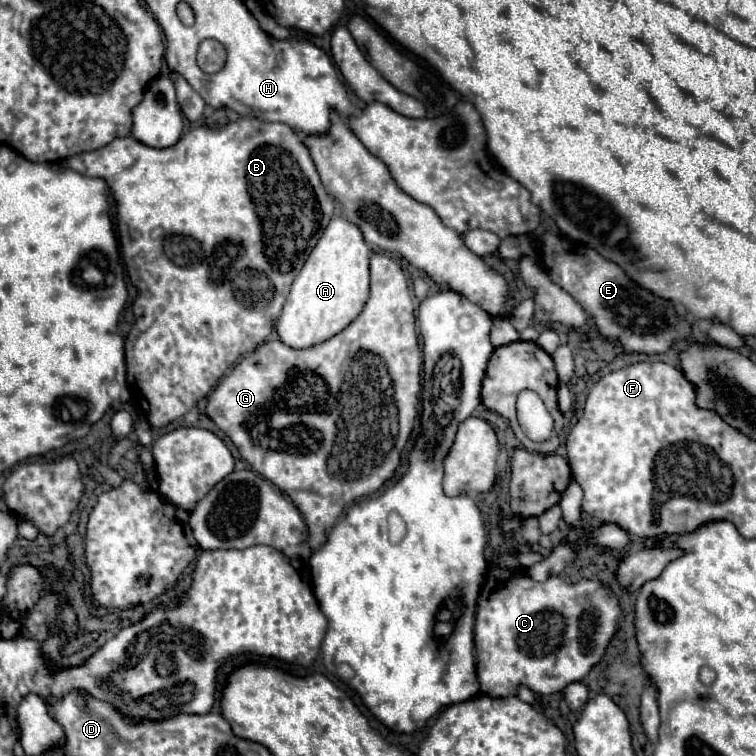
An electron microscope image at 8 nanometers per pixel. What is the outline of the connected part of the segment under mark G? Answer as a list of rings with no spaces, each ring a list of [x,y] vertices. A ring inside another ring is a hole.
[[[374,254],[370,260],[370,298],[364,310],[348,328],[304,350],[290,348],[280,340],[264,342],[252,354],[242,358],[234,366],[234,370],[226,374],[218,382],[214,392],[208,396],[208,416],[218,424],[220,430],[224,430],[230,436],[242,458],[258,474],[262,474],[266,480],[276,484],[284,494],[288,494],[292,502],[298,506],[308,526],[308,546],[312,550],[318,550],[324,544],[328,528],[334,526],[334,522],[338,520],[348,502],[356,500],[358,496],[368,496],[376,492],[400,464],[400,452],[406,446],[406,440],[410,438],[410,432],[420,412],[422,392],[422,352],[416,336],[414,310],[416,308],[408,290],[408,280],[402,268],[392,258]],[[376,352],[390,354],[390,370],[388,358]],[[314,378],[318,378],[320,382],[320,400],[308,404],[304,402],[302,386],[316,386]]]

